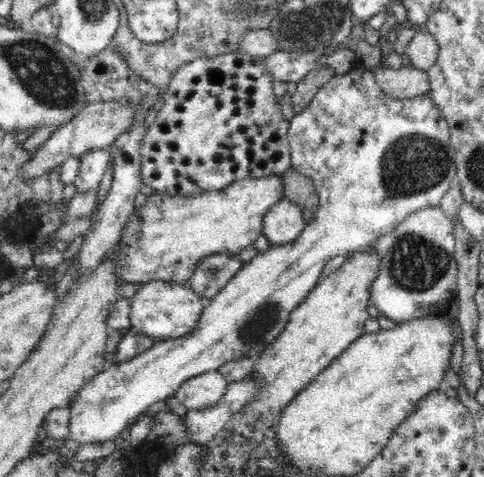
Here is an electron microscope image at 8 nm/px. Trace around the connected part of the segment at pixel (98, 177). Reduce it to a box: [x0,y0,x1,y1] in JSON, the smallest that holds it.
[75,148,110,194]

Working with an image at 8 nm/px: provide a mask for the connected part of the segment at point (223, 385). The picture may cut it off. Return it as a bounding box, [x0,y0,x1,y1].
[175,371,229,410]

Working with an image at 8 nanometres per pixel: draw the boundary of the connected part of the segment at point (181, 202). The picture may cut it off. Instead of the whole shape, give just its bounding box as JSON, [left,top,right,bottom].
[117,174,284,284]

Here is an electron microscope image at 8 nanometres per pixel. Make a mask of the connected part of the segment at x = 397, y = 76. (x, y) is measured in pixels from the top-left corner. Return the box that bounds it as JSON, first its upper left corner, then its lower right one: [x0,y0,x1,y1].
[374,66,430,99]

